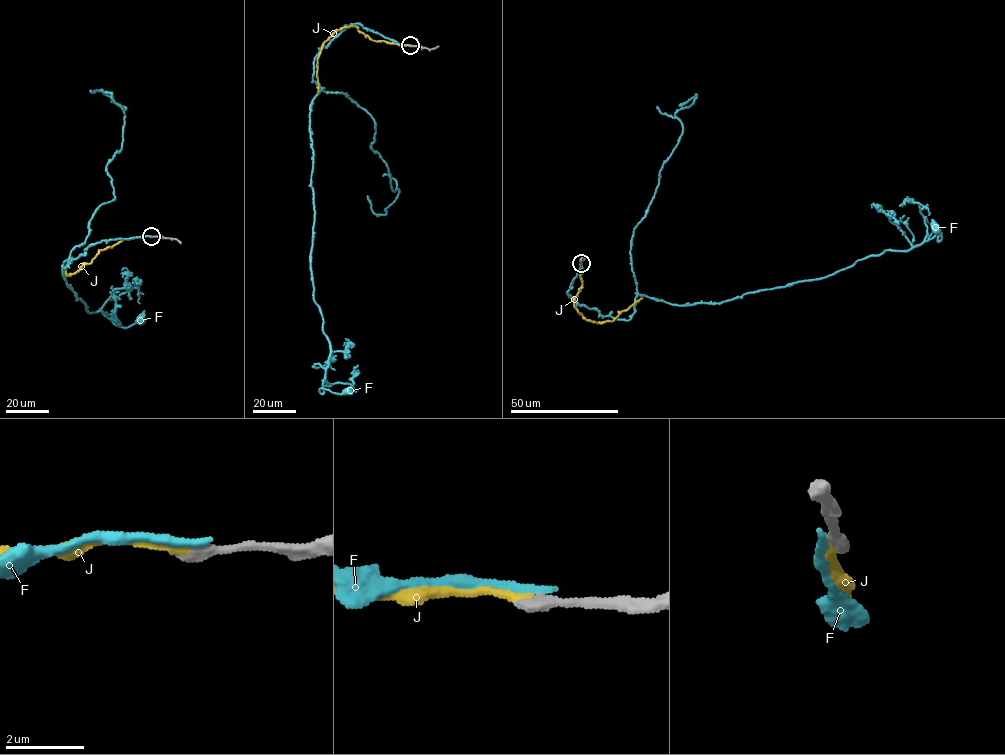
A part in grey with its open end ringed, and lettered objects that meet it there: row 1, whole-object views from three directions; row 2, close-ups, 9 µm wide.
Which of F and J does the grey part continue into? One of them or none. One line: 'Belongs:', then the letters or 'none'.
Belongs: J

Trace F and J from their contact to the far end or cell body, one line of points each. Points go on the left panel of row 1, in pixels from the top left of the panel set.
F: (151, 236), (91, 244), (63, 269), (64, 279), (70, 260), (62, 269), (88, 312), (126, 327), (141, 320)
J: (151, 236), (123, 239), (101, 249), (89, 263), (83, 264), (68, 276), (67, 263)

